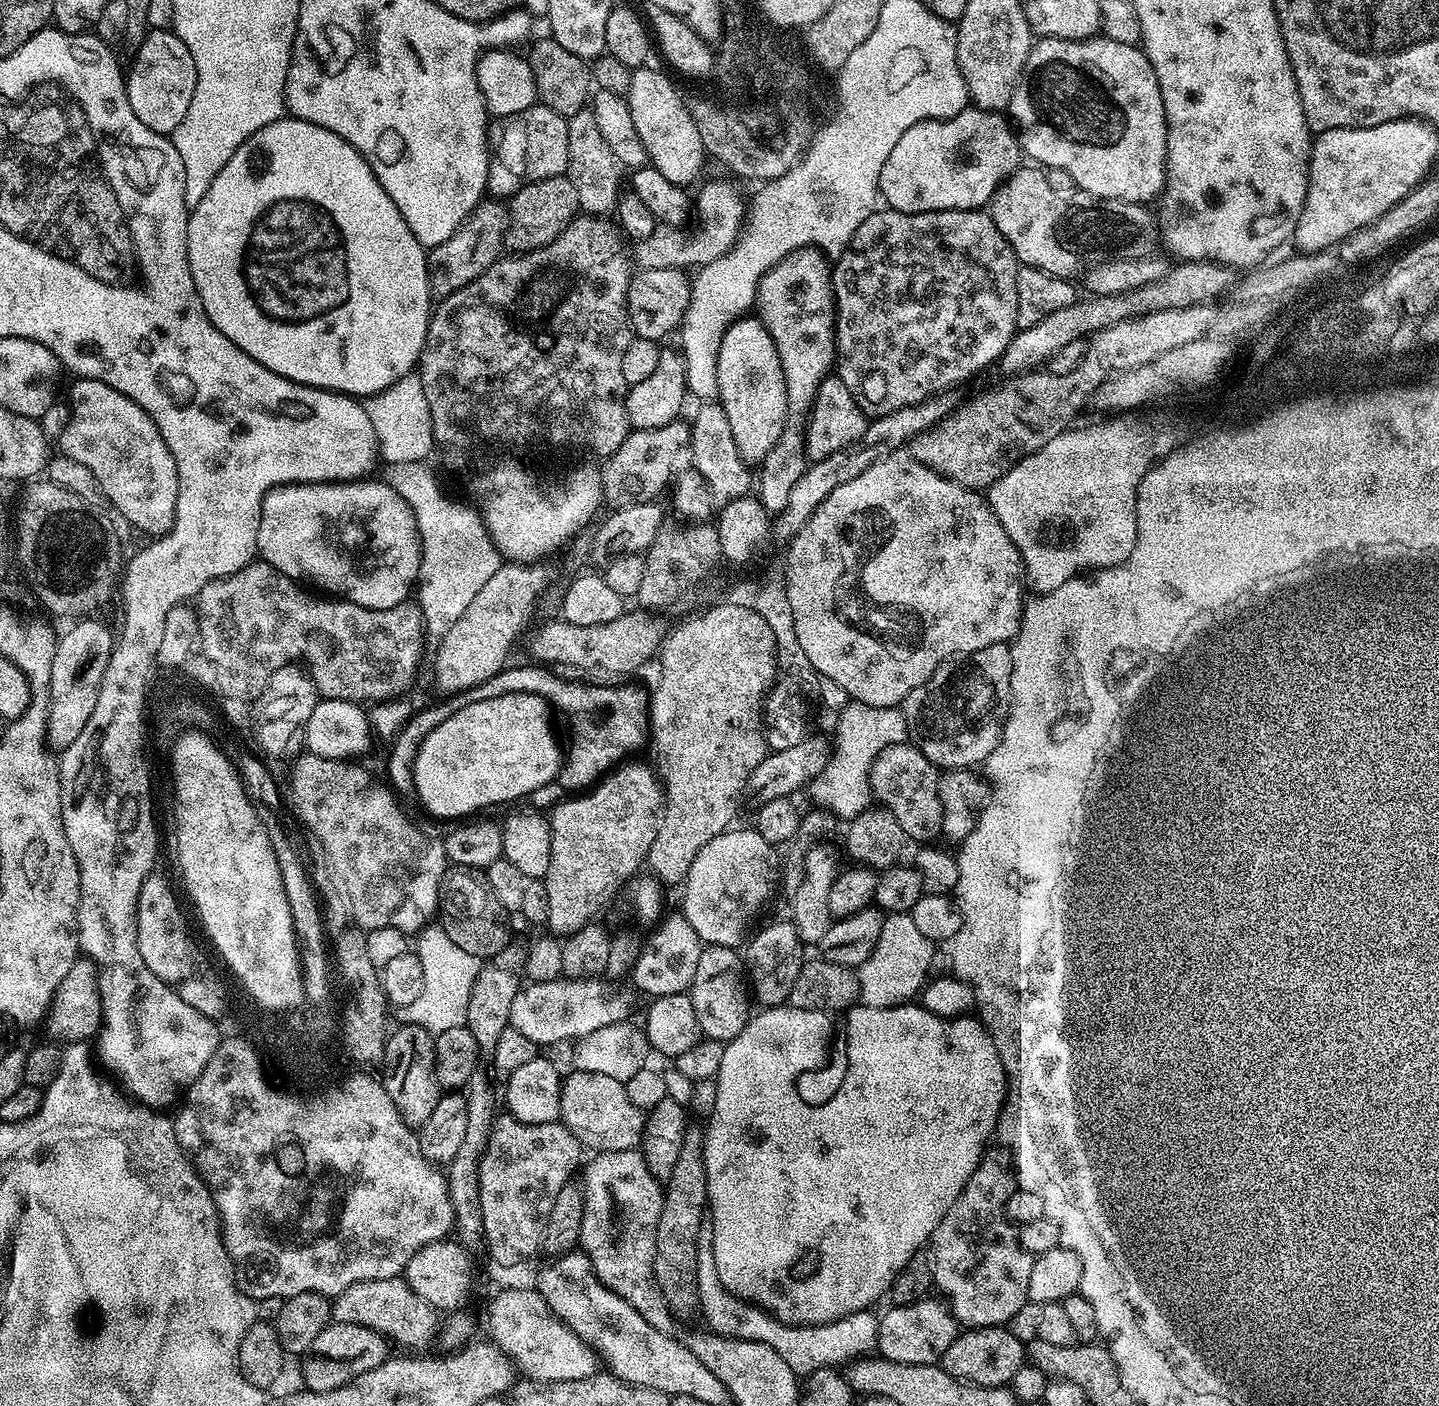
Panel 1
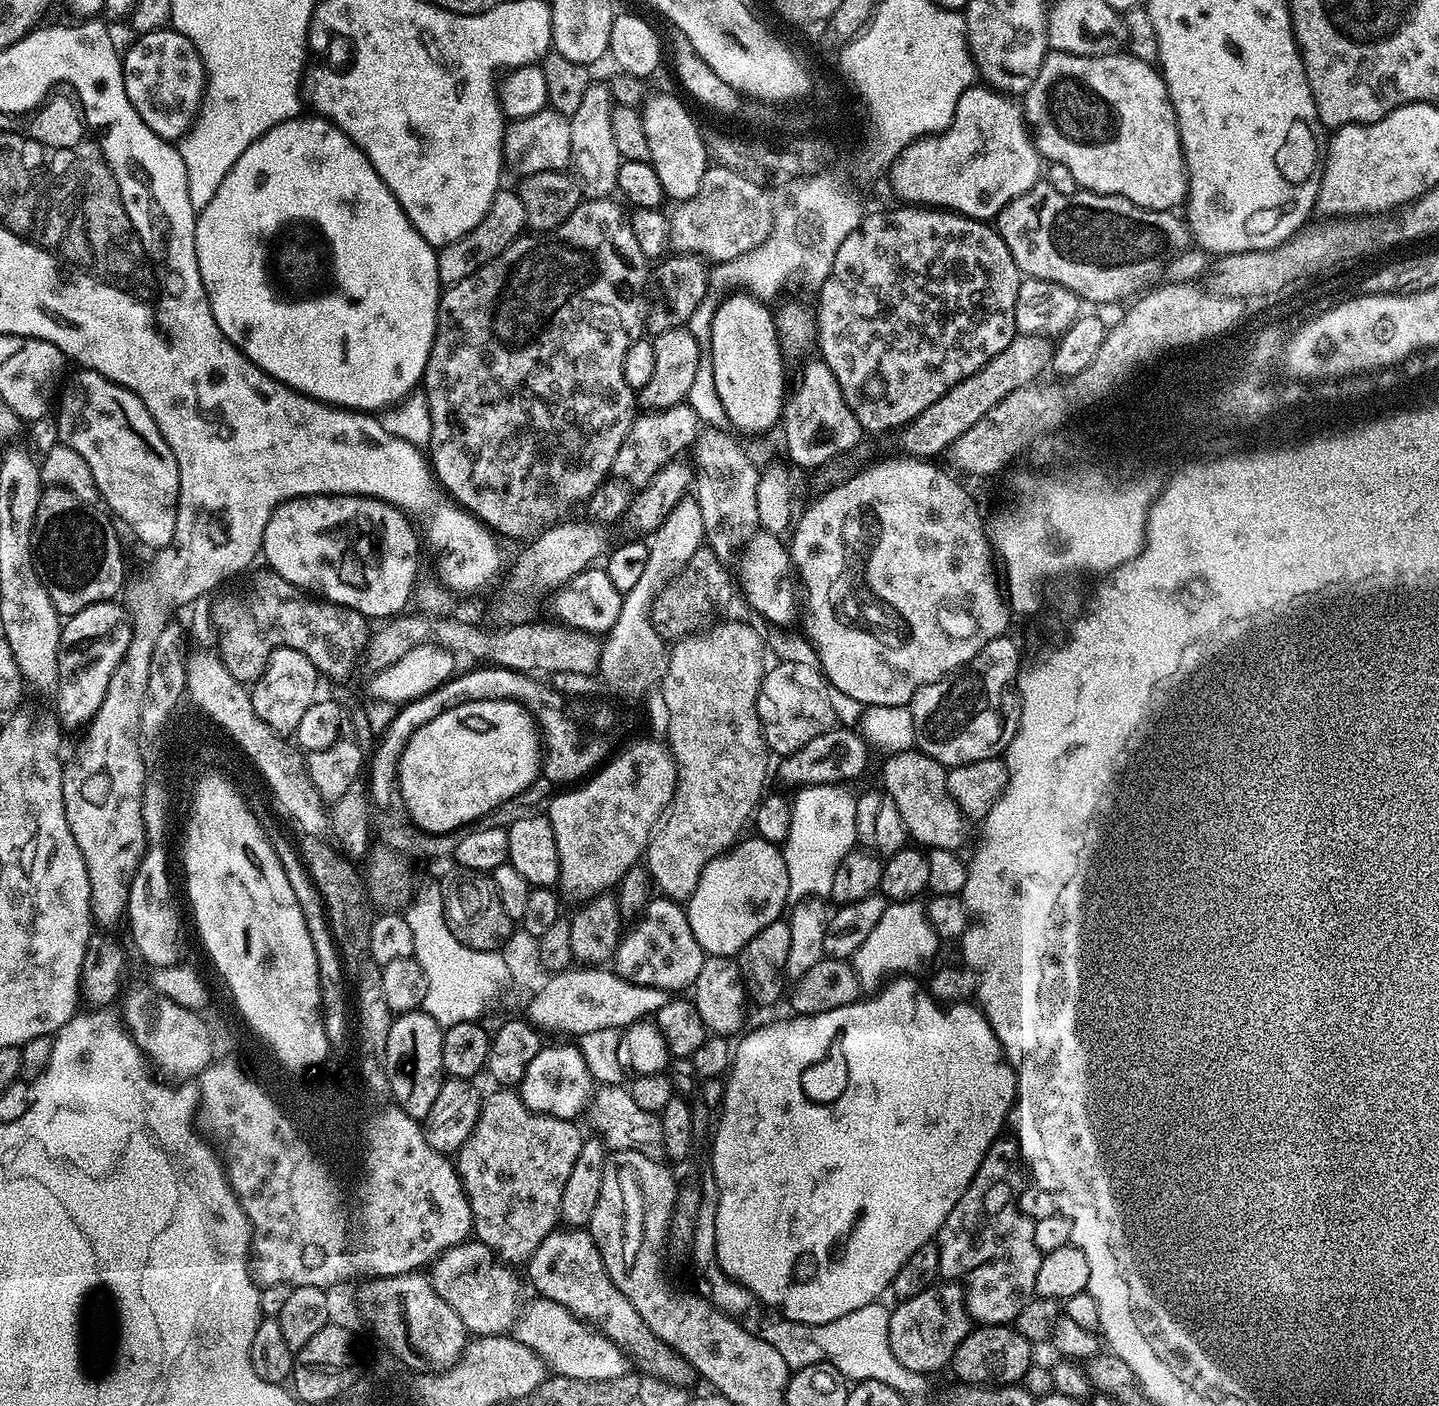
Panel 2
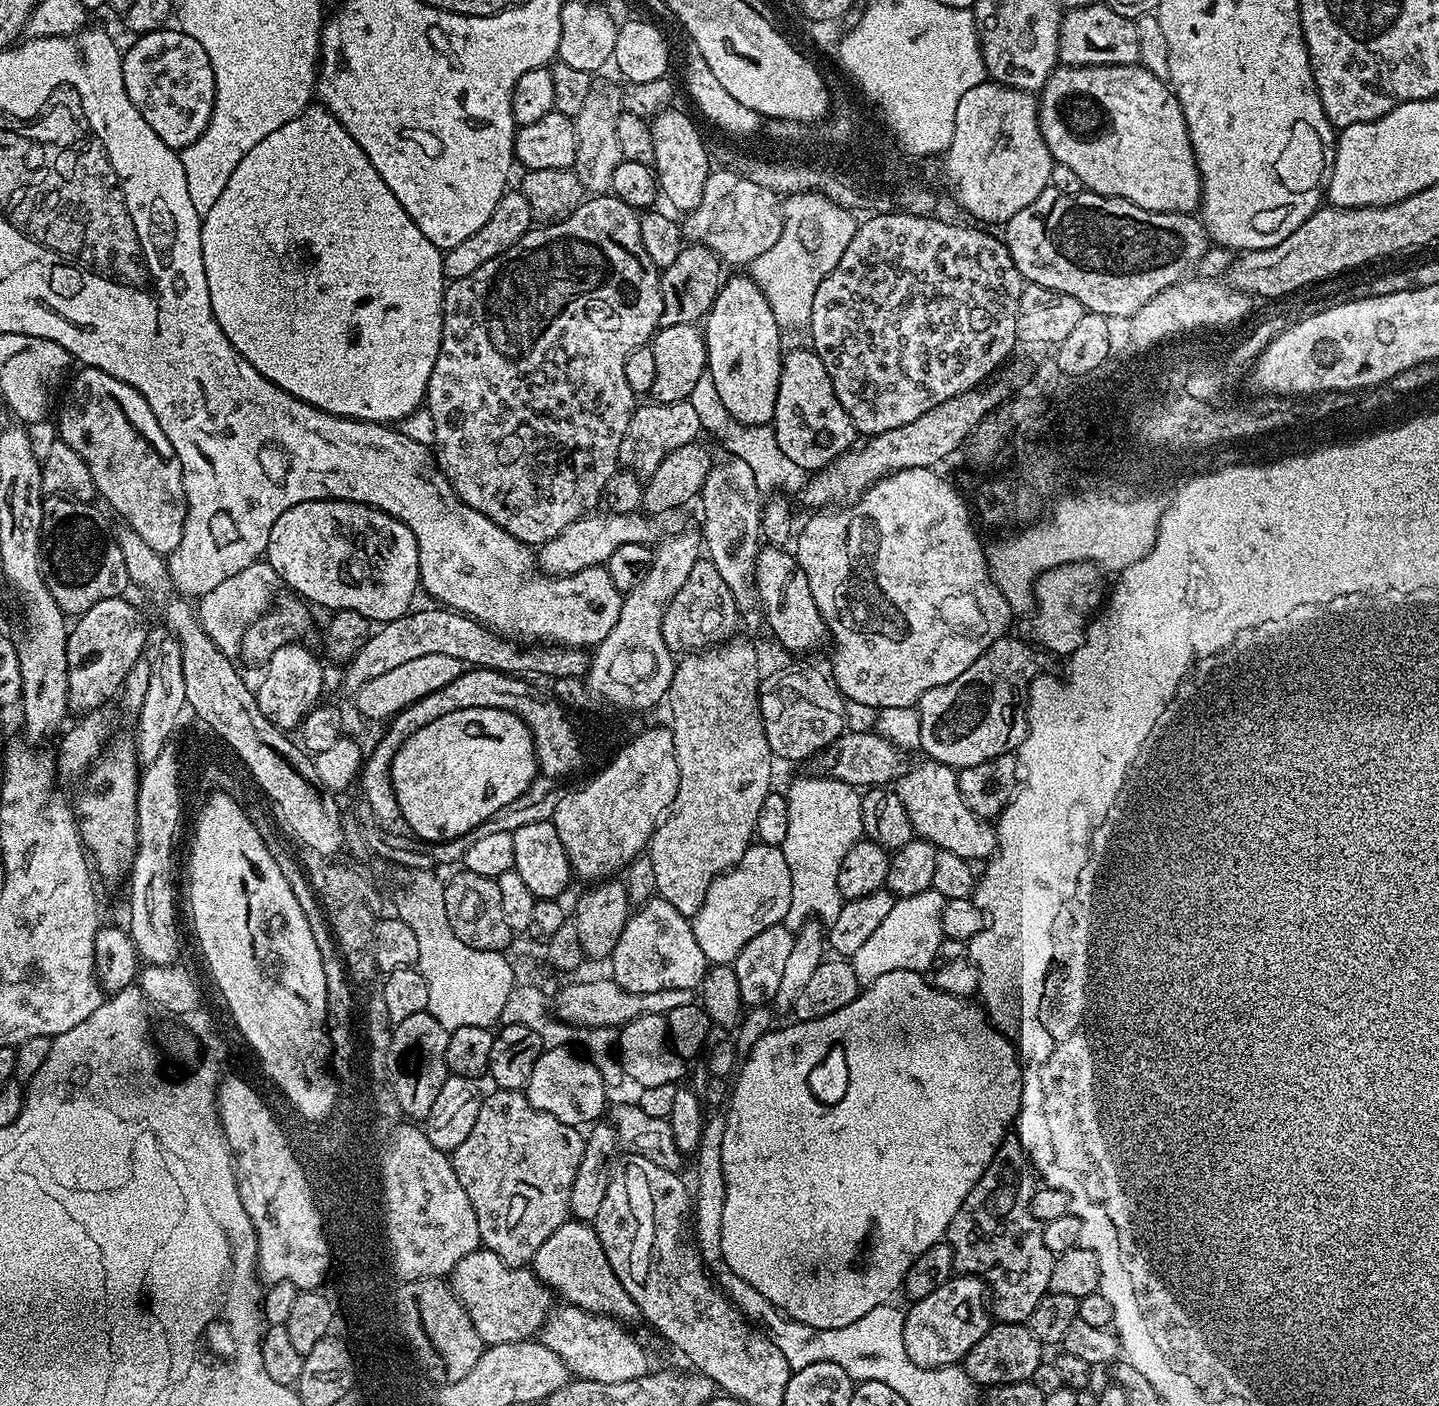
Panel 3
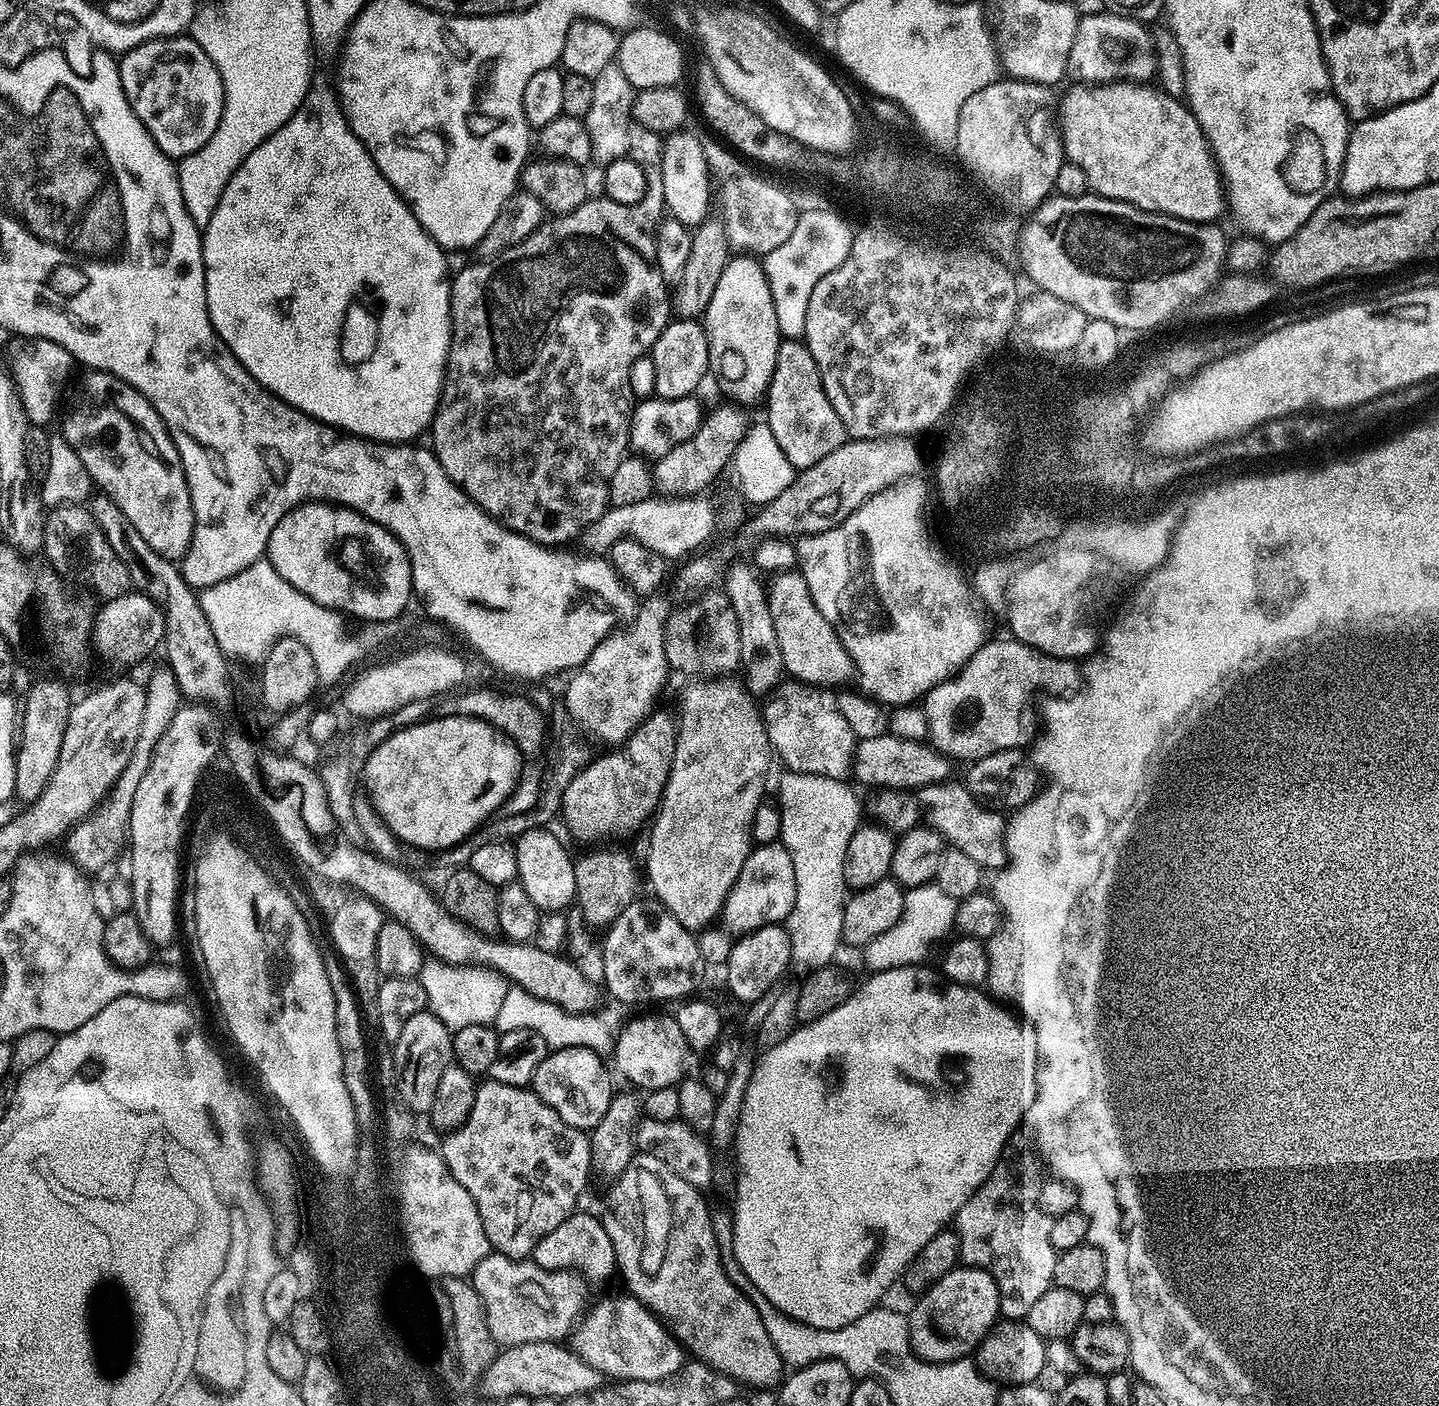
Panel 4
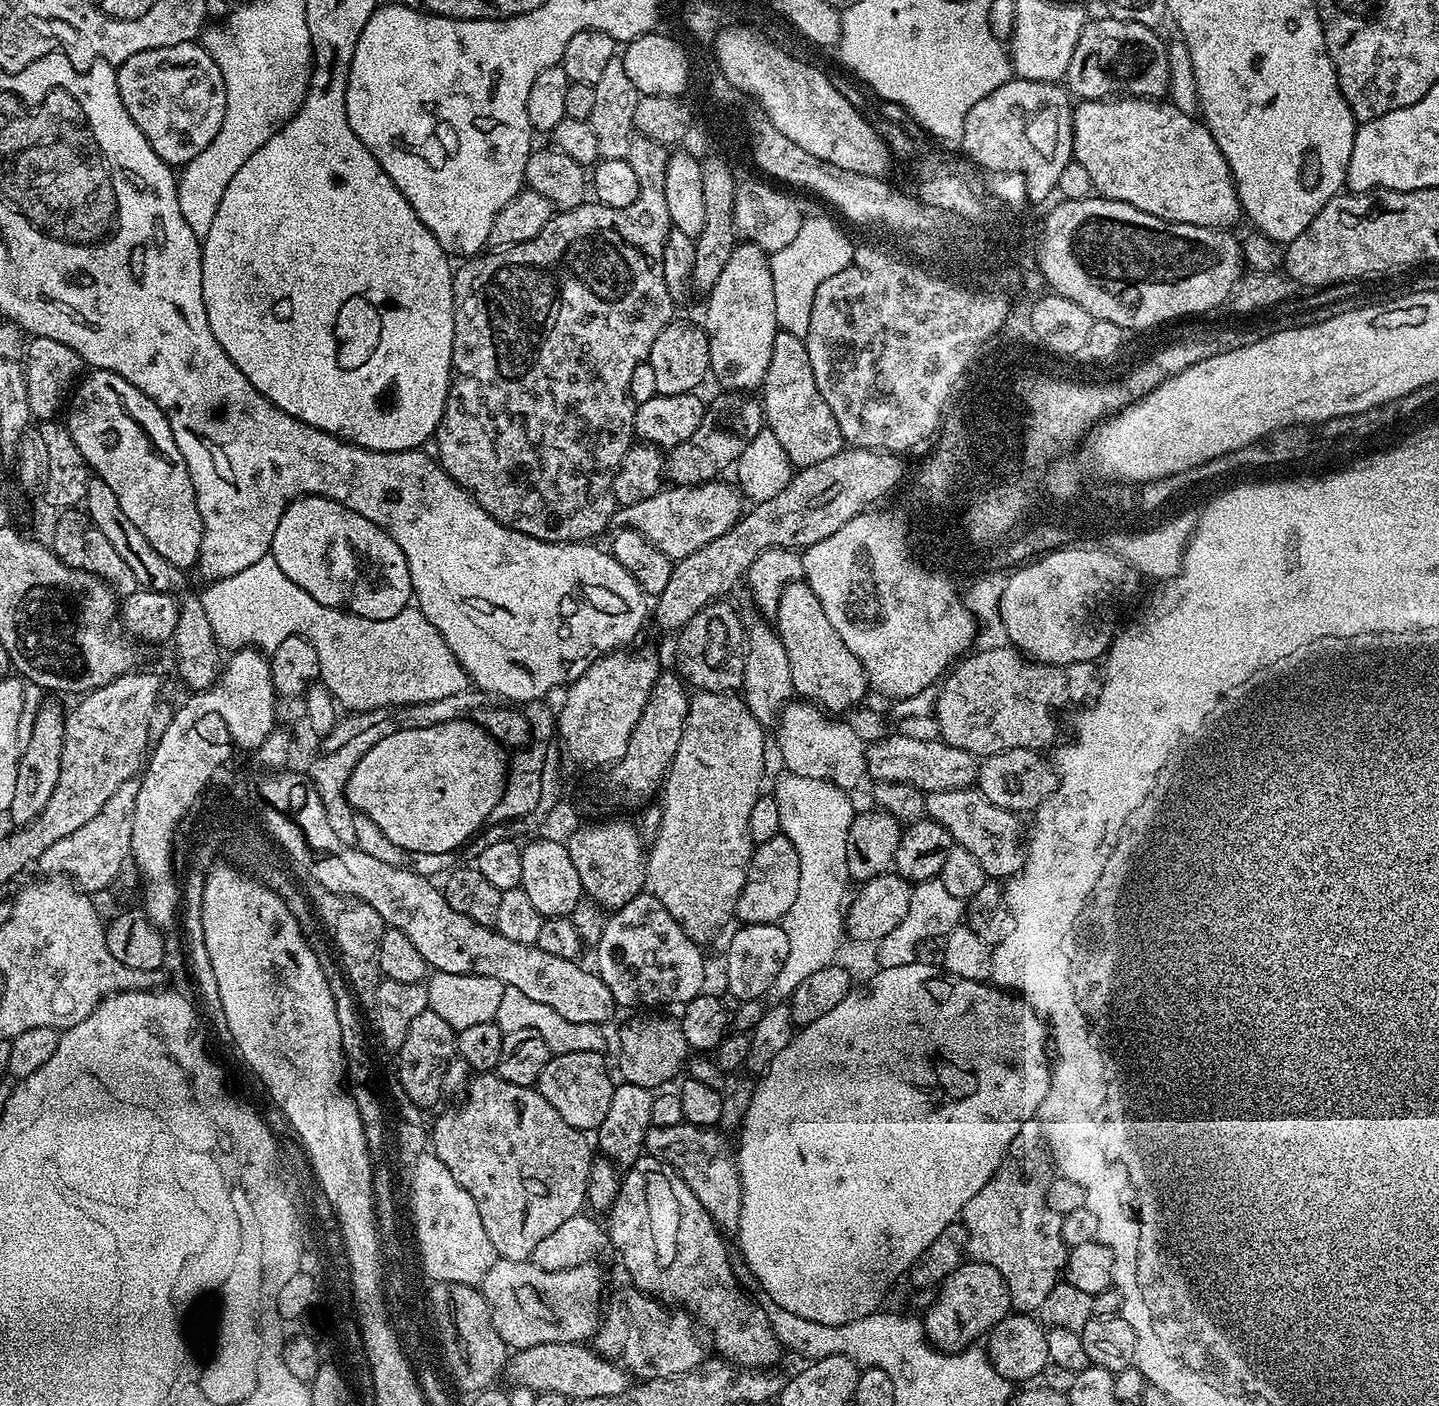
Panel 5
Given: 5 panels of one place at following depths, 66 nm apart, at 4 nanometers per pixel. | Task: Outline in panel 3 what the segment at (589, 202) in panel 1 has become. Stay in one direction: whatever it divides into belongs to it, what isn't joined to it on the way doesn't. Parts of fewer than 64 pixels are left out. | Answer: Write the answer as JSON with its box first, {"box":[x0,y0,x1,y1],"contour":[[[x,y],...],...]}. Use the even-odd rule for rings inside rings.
{"box":[574,79,624,193],"contour":[[[593,79],[590,94],[586,97],[580,113],[574,117],[578,138],[578,154],[574,171],[589,193],[607,193],[612,186],[614,170],[618,170],[620,161],[624,159],[622,150],[618,146],[618,118],[622,111],[621,91],[619,83],[616,85],[612,80]]]}

